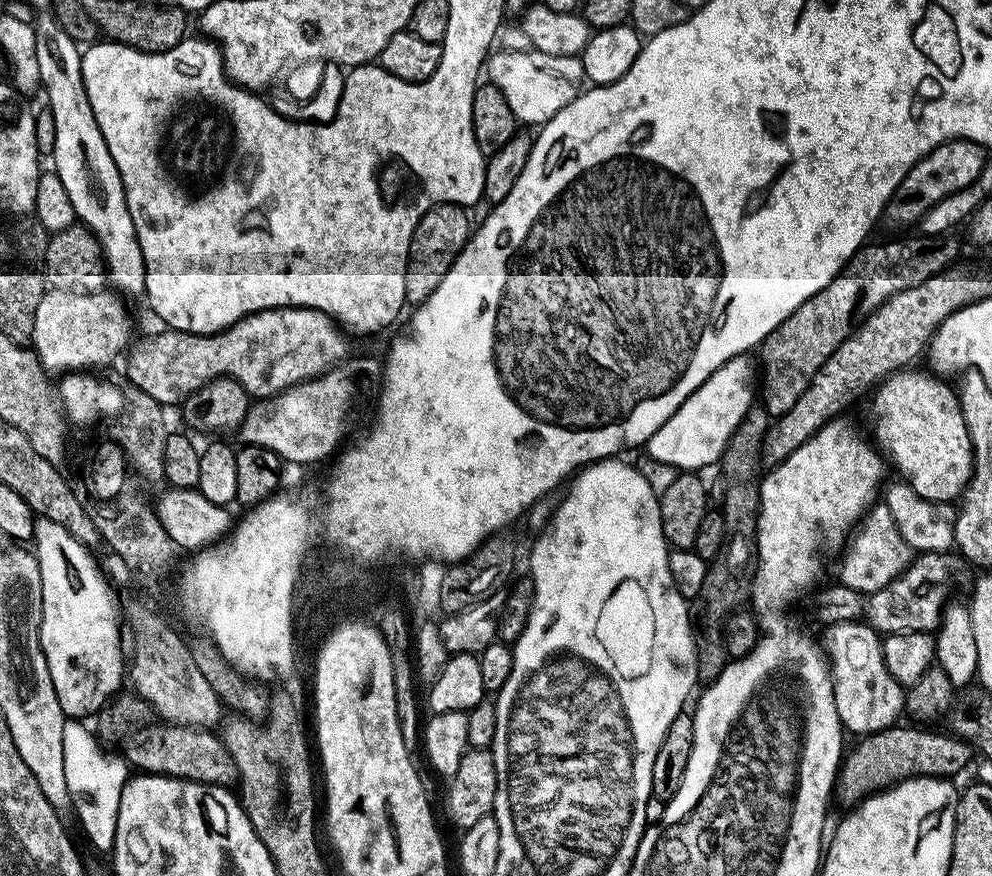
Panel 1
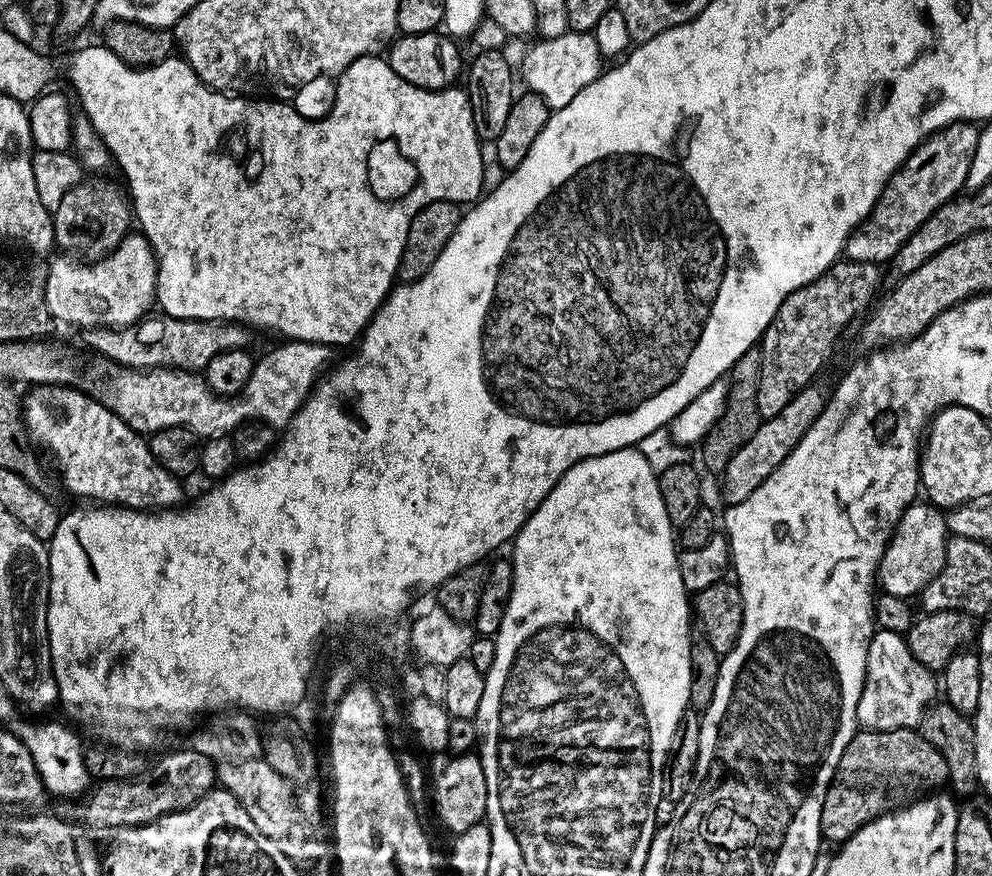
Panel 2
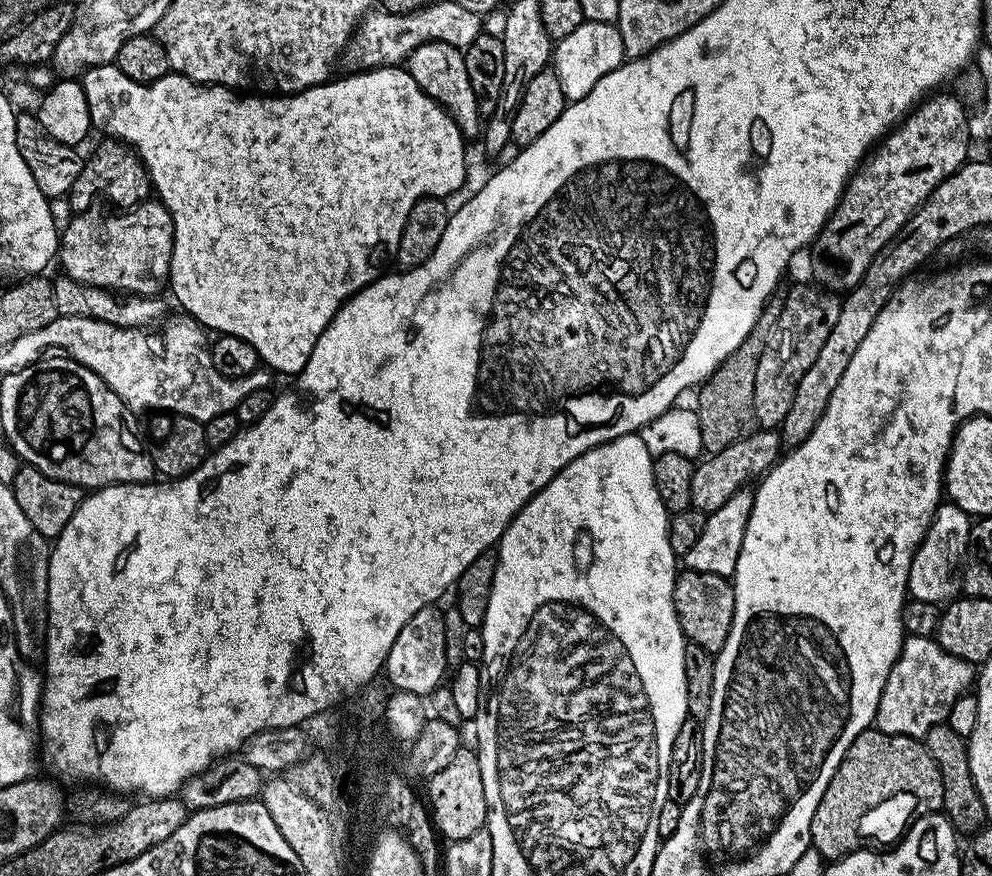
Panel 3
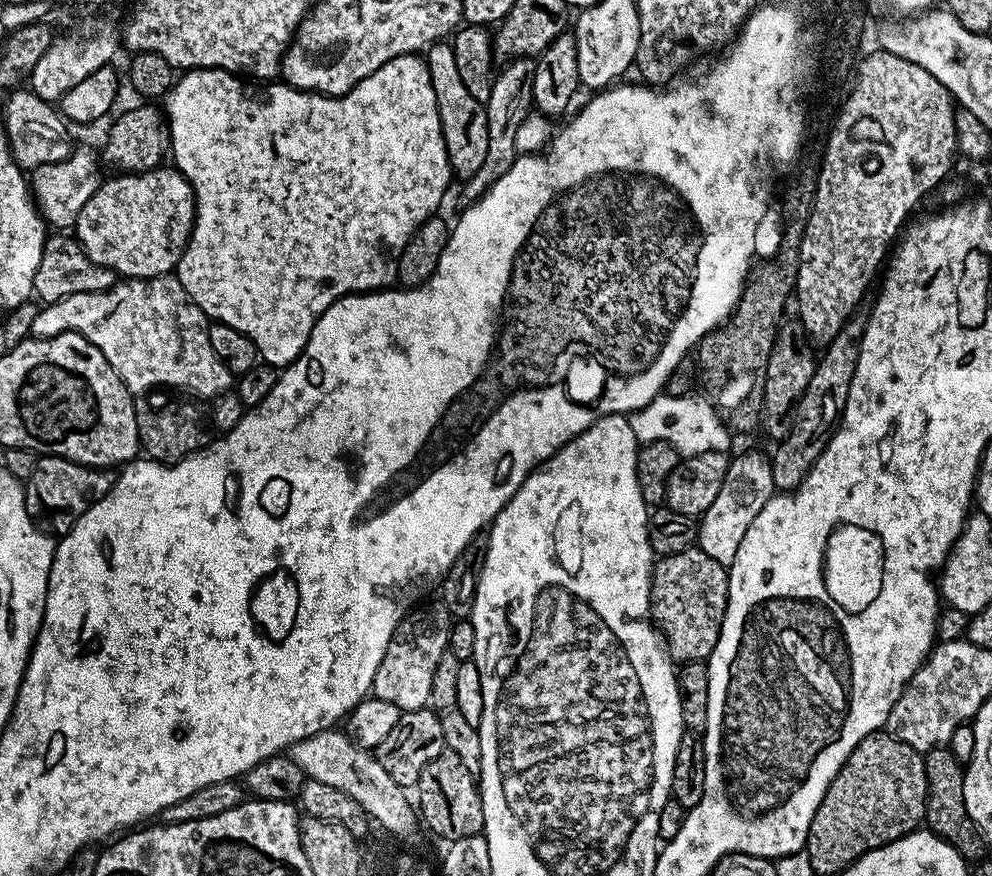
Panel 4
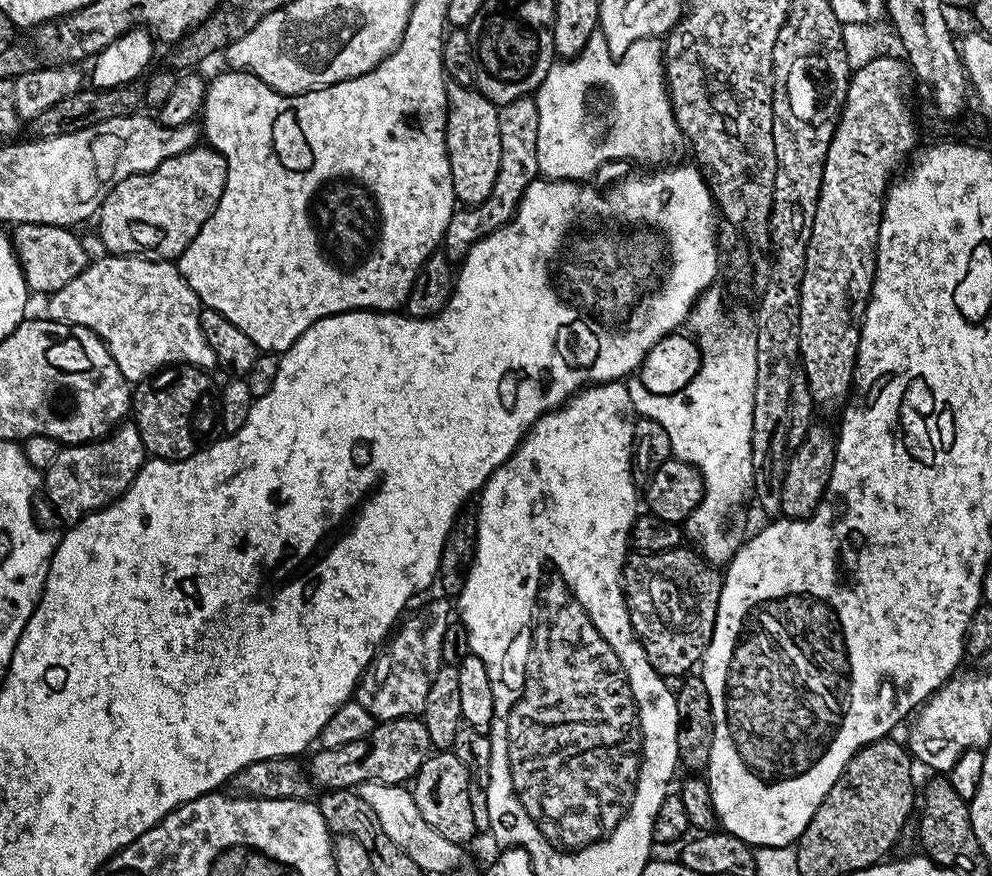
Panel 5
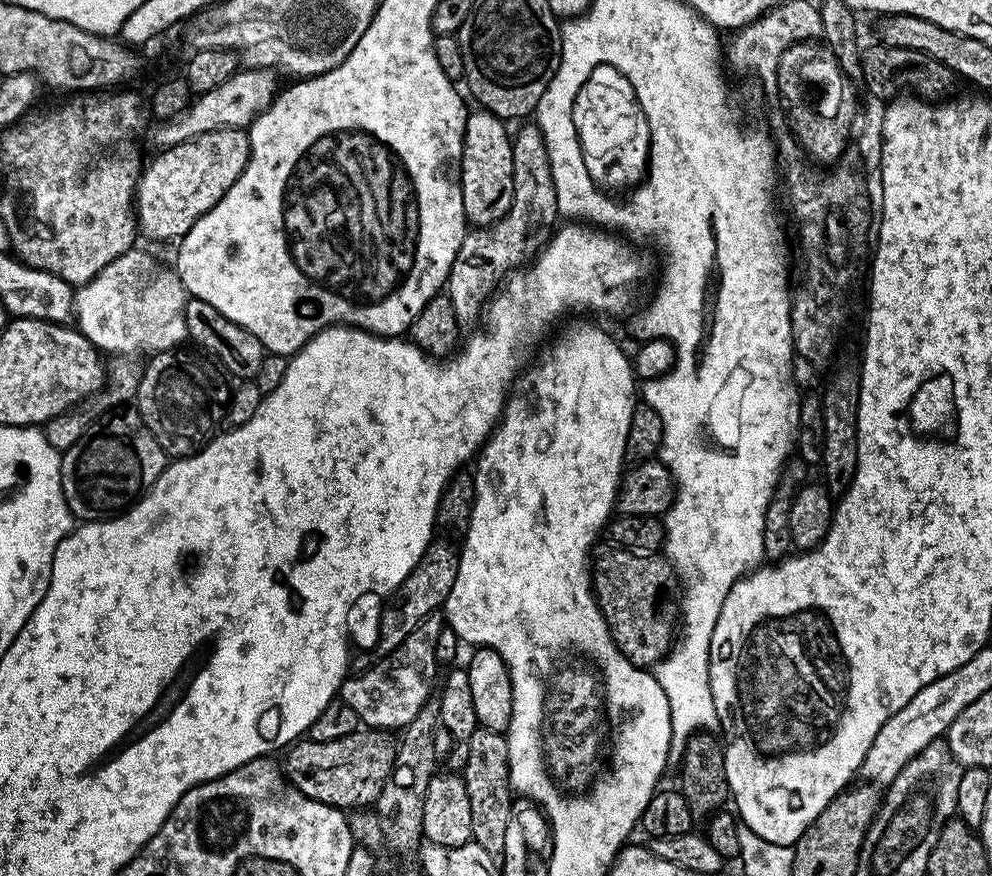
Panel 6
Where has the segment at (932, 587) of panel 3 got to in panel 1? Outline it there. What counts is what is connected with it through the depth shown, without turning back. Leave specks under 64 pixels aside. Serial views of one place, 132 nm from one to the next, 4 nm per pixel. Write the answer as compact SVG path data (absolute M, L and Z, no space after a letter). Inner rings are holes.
M884 502L873 503L848 542L848 549L840 560L838 580L861 594L882 590L882 586L901 576L914 559L912 547L903 540L902 534L896 529L894 518Z

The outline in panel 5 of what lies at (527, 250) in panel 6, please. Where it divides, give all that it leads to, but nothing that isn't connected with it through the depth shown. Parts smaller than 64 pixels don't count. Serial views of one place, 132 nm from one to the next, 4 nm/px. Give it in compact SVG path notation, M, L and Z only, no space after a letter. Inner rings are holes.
M523 96L514 102L503 105L499 109L500 133L502 134L502 162L498 162L498 174L494 178L494 186L490 194L481 204L457 207L450 218L450 226L446 226L446 234L442 245L449 261L459 262L477 242L486 238L494 230L498 230L507 224L516 215L516 207L520 205L520 200L524 197L524 191L540 176L538 166L538 106L532 96Z

